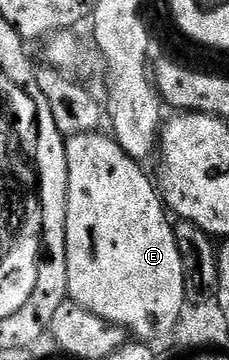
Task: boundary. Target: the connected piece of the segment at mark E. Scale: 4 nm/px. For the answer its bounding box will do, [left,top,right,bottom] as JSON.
[65,131,186,342]

